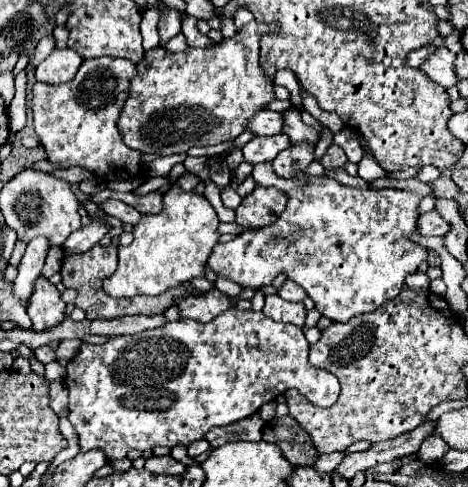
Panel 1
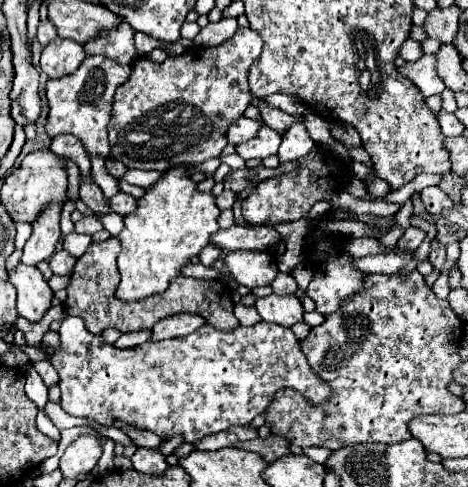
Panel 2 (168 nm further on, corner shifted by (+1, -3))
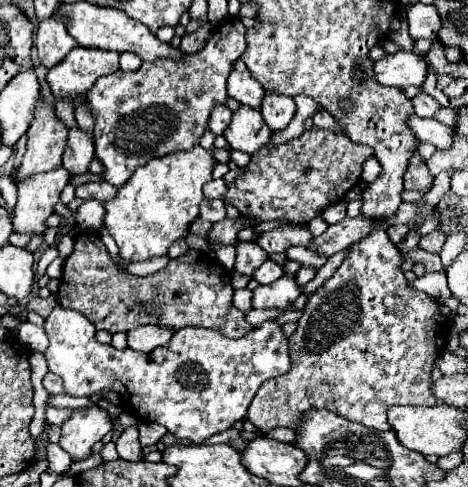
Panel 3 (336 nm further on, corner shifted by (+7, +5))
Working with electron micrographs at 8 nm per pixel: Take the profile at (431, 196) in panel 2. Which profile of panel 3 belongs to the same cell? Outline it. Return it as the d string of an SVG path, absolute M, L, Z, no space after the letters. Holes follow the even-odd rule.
M418 152L412 154L408 160L408 170L404 172L404 188L406 190L430 190L434 178L430 176L426 162L420 158Z

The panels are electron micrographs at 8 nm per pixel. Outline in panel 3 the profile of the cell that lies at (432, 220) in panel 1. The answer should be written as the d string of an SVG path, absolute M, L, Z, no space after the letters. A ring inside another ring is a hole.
M406 224L390 226L390 228L388 228L388 238L390 238L394 244L400 244L400 242L406 238L408 230L410 230L410 226L406 226Z

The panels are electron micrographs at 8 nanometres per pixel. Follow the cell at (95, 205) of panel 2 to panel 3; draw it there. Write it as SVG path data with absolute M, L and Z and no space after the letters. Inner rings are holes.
M70 128L66 150L64 150L64 168L70 174L84 174L90 160L94 158L94 138L82 128Z

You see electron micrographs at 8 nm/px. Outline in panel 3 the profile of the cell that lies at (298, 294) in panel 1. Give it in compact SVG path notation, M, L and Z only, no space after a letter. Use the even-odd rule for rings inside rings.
M266 260L266 262L252 274L252 278L256 278L260 284L272 284L272 282L278 280L282 274L284 274L284 270L282 270L280 264L276 264L276 262L272 262L272 260Z

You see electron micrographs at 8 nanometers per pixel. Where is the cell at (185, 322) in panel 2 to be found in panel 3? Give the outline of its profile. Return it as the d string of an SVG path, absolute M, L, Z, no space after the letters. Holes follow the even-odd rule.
M142 326L128 332L128 348L136 352L152 352L160 346L164 346L174 332L166 332L166 328L156 326Z

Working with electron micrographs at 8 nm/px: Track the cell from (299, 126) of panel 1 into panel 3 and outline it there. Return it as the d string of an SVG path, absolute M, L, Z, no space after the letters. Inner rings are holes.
M242 60L234 62L228 76L228 96L236 98L240 104L260 108L260 96L264 96L264 88L252 78Z

